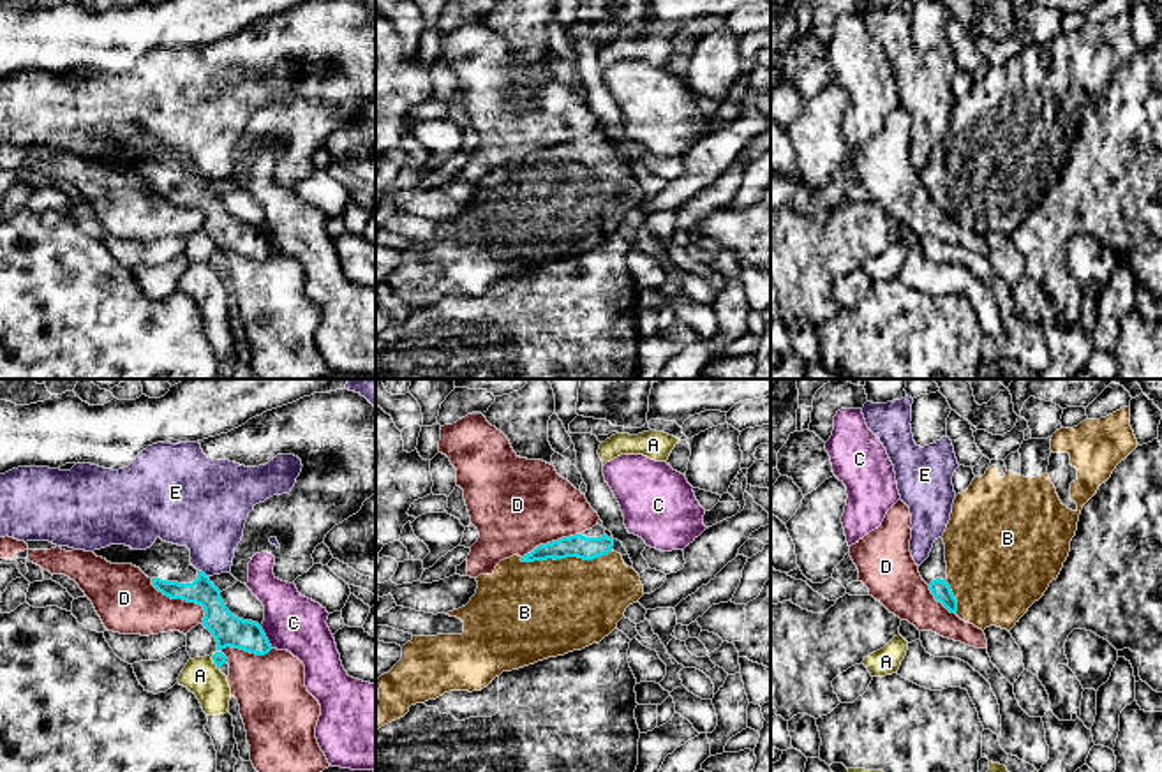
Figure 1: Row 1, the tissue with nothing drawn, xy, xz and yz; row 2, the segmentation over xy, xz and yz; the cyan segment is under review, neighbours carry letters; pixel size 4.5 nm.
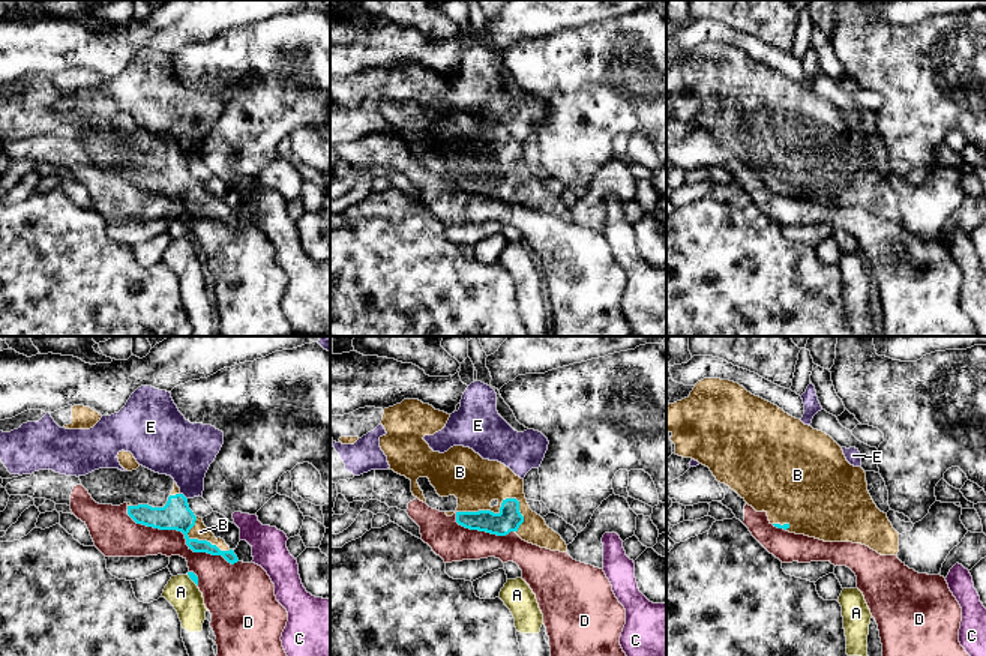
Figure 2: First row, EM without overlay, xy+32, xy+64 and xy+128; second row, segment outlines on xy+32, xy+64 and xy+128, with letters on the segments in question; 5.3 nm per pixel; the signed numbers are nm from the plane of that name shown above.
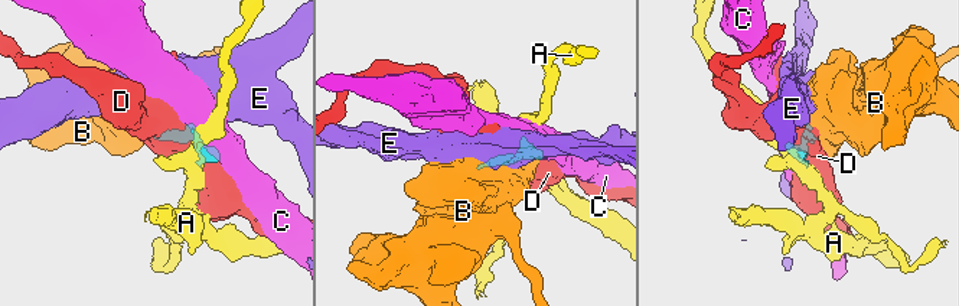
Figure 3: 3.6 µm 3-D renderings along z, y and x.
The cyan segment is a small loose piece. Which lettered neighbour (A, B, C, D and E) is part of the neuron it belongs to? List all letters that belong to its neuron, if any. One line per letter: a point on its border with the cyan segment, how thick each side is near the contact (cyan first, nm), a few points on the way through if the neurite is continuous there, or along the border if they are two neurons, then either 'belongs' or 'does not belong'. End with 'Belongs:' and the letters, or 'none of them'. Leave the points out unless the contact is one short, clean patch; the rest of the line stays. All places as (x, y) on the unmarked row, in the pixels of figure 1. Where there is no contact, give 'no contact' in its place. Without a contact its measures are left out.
A: contact xy (214, 267); calibres 60 and 160 nm; border xy (212, 259), (219, 274); does not belong
B: contact xz (565, 163); calibres 110 and 440 nm; belongs
C: contact xy (265, 242); calibres 140 and 260 nm; border xy (260, 231), (272, 252); does not belong
D: contact xy (182, 203); calibres 140 and 280 nm; does not belong
E: contact xy (203, 178); calibres 140 and 320 nm; border xy (198, 173), (207, 182); does not belong
Belongs: B

